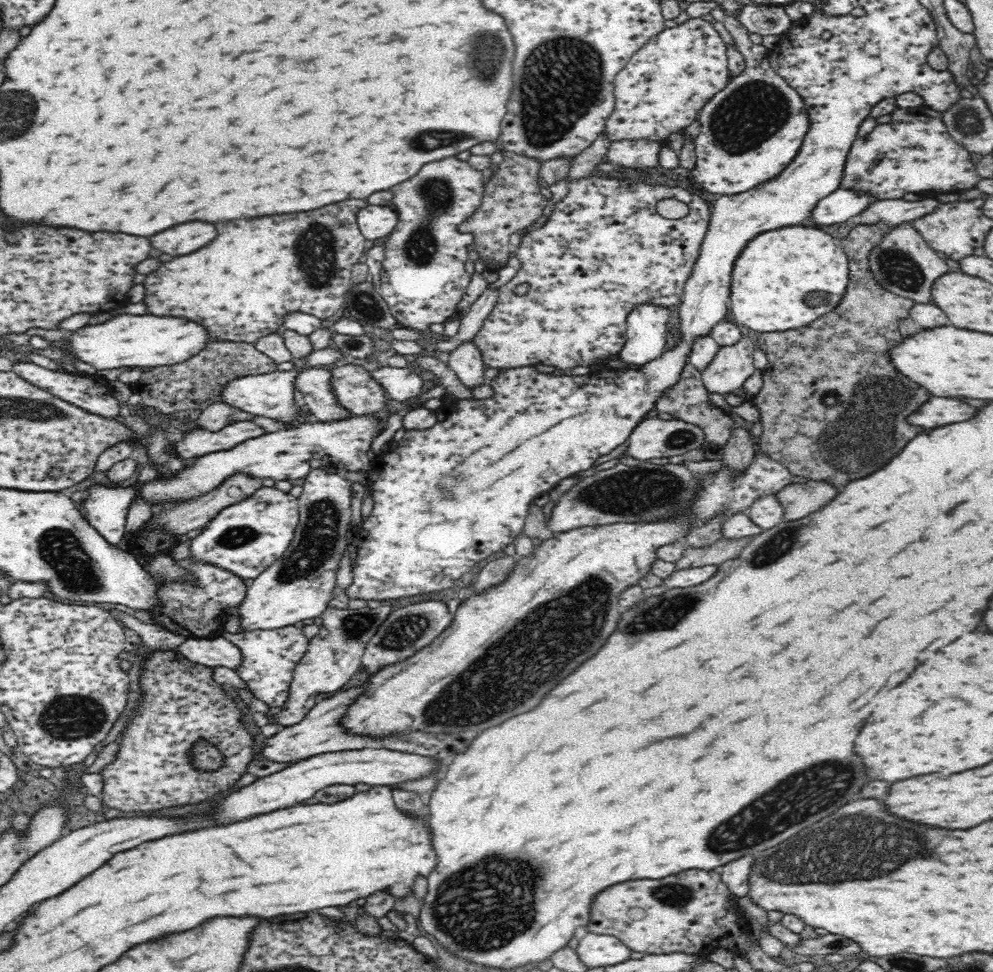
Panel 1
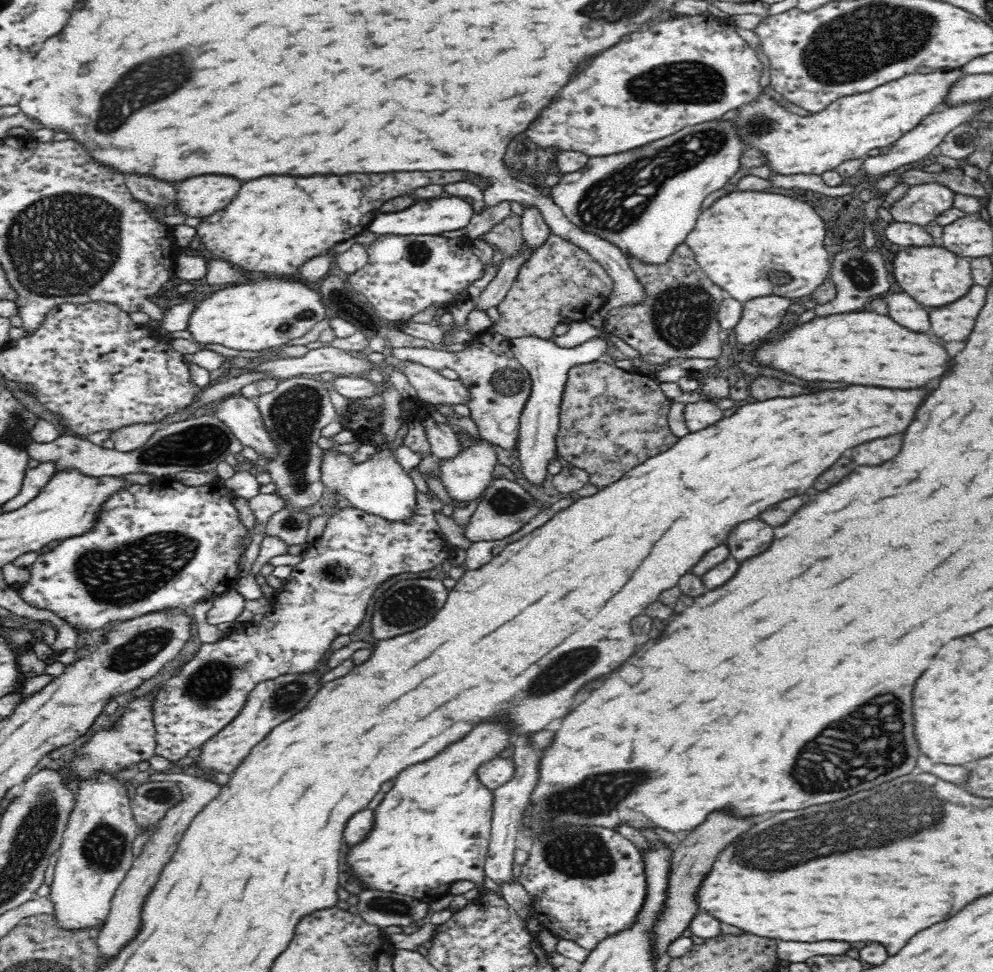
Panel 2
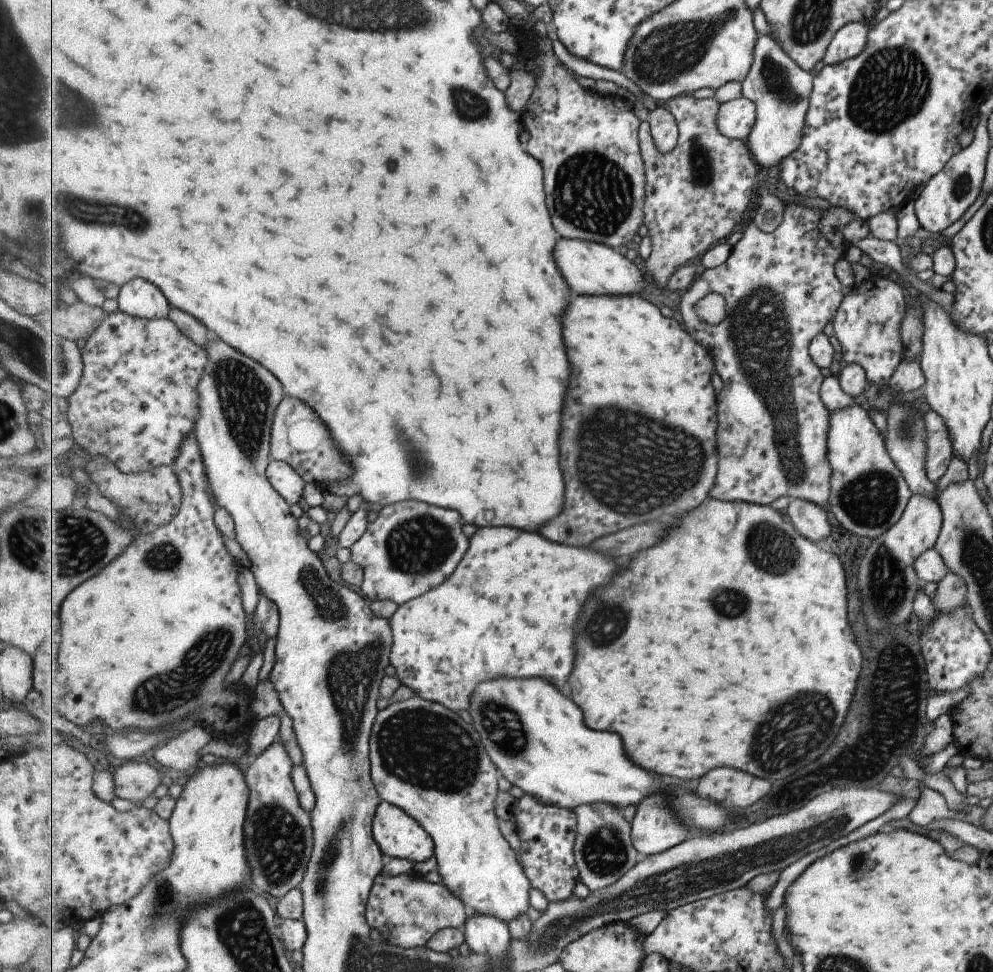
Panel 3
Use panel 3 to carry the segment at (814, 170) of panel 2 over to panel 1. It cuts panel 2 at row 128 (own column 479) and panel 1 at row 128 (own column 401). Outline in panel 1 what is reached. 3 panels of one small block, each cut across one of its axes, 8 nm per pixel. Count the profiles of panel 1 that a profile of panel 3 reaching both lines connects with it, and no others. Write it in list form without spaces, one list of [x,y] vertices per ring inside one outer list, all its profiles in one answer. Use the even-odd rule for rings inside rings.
[[[727,15],[722,24],[743,54],[745,69],[742,74],[731,78],[726,88],[717,92],[699,111],[697,121],[700,123],[700,130],[694,140],[698,158],[692,170],[692,180],[712,194],[730,196],[752,190],[758,184],[780,175],[798,155],[810,123],[802,97],[769,64],[766,55],[769,50],[761,44],[753,44],[748,37],[748,29],[735,17]]]

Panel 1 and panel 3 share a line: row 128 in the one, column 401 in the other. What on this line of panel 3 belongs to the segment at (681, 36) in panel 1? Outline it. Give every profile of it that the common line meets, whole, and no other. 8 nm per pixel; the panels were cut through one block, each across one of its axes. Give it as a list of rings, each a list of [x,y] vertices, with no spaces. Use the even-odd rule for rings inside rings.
[[[511,526],[479,528],[473,546],[457,574],[428,593],[404,602],[392,616],[392,664],[395,676],[428,701],[444,704],[457,713],[469,708],[475,686],[497,676],[537,676],[549,679],[567,693],[567,678],[575,662],[575,622],[583,602],[595,586],[607,584],[619,564],[593,550],[549,542],[539,534]]]

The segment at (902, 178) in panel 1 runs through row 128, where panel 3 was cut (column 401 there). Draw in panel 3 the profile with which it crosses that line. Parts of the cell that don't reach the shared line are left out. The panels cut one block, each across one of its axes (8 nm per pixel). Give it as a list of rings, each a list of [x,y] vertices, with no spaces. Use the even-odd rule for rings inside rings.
[[[382,872],[371,889],[366,919],[373,930],[380,932],[382,942],[412,949],[427,947],[441,929],[464,928],[469,913],[464,900],[443,882],[428,882],[413,872],[398,875]]]

